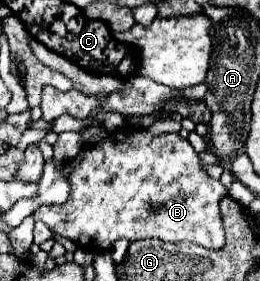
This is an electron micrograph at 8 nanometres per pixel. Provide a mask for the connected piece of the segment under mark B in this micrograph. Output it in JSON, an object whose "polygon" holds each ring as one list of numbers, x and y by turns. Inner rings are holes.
{"polygon":[[124,127,108,133,104,141,80,153,80,165,68,175,72,183,72,195,64,205,42,205,32,217,50,227,52,233,74,241,84,251,108,251,118,239,138,241,138,239,160,239,166,243,190,241,206,249,220,249,224,245,222,217,218,201,228,195,224,185,212,179,200,163,194,147,182,139,178,133,164,133,158,137,148,135,140,127]]}

